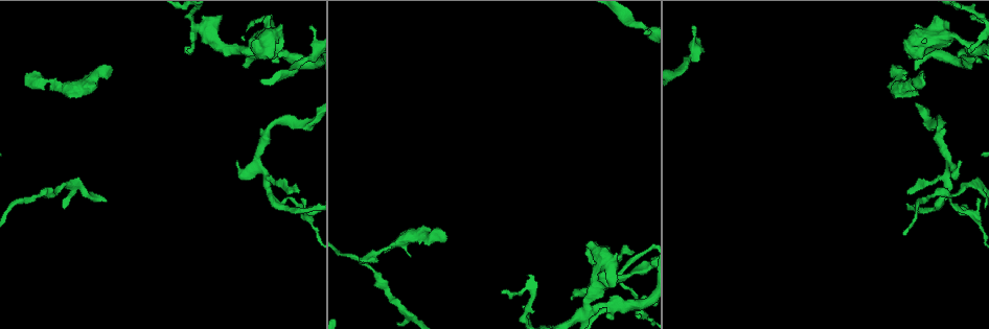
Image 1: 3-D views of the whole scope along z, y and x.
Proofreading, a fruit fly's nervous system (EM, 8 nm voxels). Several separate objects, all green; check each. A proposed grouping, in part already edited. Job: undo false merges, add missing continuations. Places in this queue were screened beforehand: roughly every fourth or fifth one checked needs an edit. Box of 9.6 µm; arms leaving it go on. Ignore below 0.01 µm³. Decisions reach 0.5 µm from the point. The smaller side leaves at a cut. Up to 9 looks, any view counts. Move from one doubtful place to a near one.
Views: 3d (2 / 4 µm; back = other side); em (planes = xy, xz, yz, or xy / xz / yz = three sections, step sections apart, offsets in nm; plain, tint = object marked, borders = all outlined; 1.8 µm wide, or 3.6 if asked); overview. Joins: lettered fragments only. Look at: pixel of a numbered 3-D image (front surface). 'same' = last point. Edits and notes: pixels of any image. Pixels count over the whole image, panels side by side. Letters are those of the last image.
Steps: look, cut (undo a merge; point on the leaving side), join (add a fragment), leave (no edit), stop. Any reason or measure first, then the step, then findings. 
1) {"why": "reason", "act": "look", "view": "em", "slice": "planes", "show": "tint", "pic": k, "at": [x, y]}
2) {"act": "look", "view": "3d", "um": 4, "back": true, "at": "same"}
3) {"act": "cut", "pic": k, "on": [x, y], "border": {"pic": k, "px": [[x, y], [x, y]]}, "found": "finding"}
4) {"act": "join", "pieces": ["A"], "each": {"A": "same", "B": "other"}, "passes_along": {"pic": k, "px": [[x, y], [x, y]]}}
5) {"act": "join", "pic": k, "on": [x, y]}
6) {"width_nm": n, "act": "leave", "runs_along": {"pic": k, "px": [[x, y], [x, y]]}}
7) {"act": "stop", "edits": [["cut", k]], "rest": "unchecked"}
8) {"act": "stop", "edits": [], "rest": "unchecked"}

{"why": "thin end", "act": "look", "view": "3d", "um": 4, "back": true, "pic": 1, "at": [25, 79]}

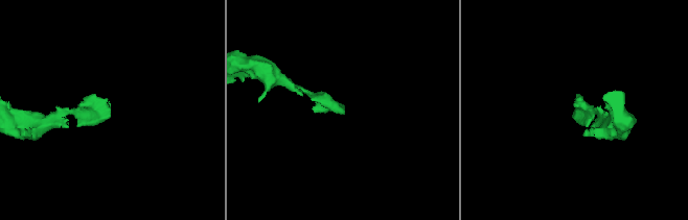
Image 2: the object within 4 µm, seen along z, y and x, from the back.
{"act": "look", "view": "em", "slice": "planes", "show": "borders", "pic": 2, "at": [108, 111]}

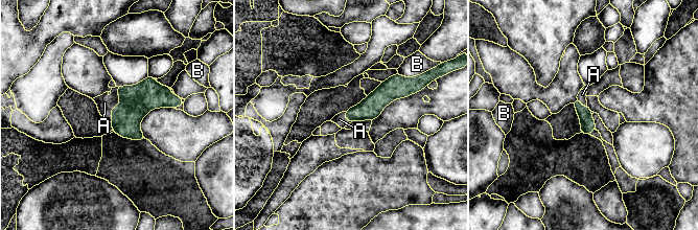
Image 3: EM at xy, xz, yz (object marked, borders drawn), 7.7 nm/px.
{"act": "join", "pieces": ["A"], "each": {"A": "same", "B": "other"}, "passes_along": {"pic": 3, "px": [[136, 100], [118, 106], [105, 102]]}, "found": "the neuron continues"}

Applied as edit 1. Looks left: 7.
{"why": "redraw", "act": "look", "view": "overview"}

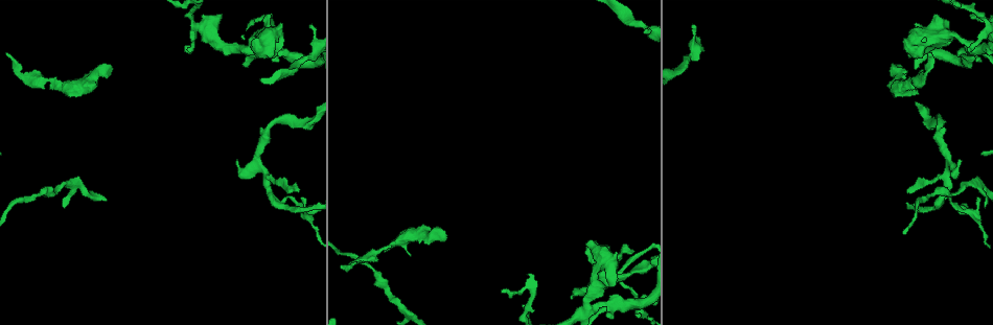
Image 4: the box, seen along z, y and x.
{"why": "free end", "act": "look", "view": "em", "slice": "planes", "show": "borders", "pic": 4, "at": [898, 66]}

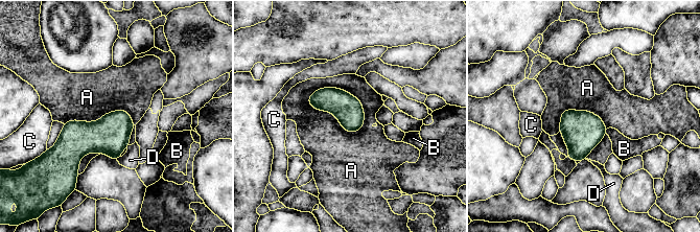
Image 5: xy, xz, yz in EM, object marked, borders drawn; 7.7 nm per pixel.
{"longest_contact_nm": ["A", 480], "act": "leave", "each": {"A": "other", "B": "other", "C": "other", "D": "other"}, "border": {"pic": 5, "px": [[308, 97], [346, 130], [363, 126]]}, "found": "no lettered fragment goes on from it"}

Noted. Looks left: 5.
{"why": "three-way junction", "act": "look", "view": "em", "slice": "planes", "show": "borders", "pic": 4, "at": [949, 163]}

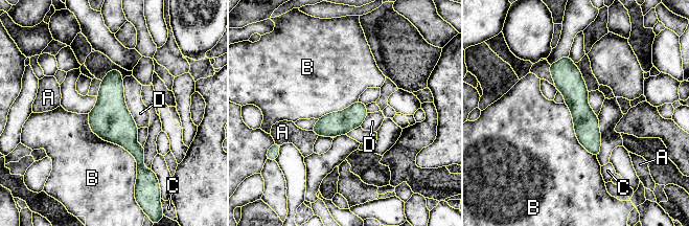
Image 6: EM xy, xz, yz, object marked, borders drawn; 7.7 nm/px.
{"act": "leave", "each": {"A": "other", "B": "other", "C": "other", "D": "other"}, "runs_along": {"pic": 6, "px": [[565, 60], [565, 73], [596, 152]]}, "found": "all the same neuron"}

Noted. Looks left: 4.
{"act": "look", "view": "em", "slice": "yz", "step": 8, "show": "borders", "pic": 4, "at": [961, 211]}

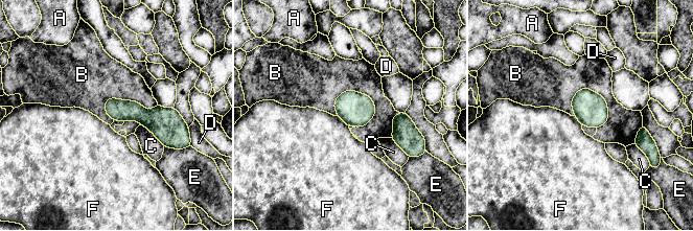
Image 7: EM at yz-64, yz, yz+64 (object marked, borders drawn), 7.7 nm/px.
{"longest_contact_nm": ["B", 340], "act": "leave", "each": {"A": "other", "B": "other", "C": "other", "D": "other", "E": "other", "F": "other"}, "border": {"pic": 7, "px": [[337, 116], [348, 126]]}, "found": "continuous, no second neuron"}

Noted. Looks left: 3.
{"act": "stop", "edits": [["join", 3]], "rest": "unchecked"}

